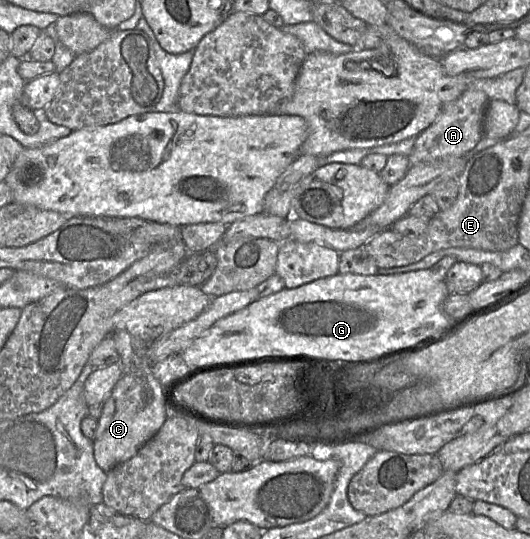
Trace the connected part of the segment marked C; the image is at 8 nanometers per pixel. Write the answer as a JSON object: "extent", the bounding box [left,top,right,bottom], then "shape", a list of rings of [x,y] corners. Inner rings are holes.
{"extent":[93,284,212,473],"shape":[[[178,284],[147,291],[114,315],[113,330],[109,336],[114,339],[121,356],[119,363],[122,366],[122,375],[109,397],[101,404],[102,411],[93,439],[94,459],[105,473],[133,457],[159,431],[168,417],[167,394],[153,375],[152,364],[148,360],[149,349],[165,335],[200,315],[209,306],[212,298],[204,293],[200,286]]]}

